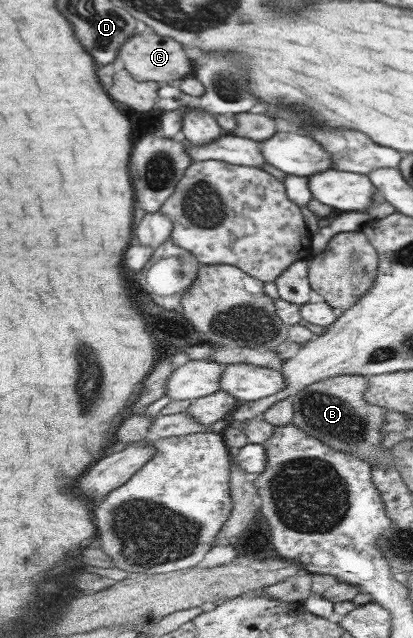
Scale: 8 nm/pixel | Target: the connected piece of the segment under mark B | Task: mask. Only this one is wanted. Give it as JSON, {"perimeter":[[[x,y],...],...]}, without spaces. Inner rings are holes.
{"perimeter":[[[339,375],[307,385],[290,397],[293,401],[291,423],[331,448],[367,461],[371,469],[395,469],[391,448],[382,446],[382,423],[387,411],[366,400],[368,383],[366,376]]]}

